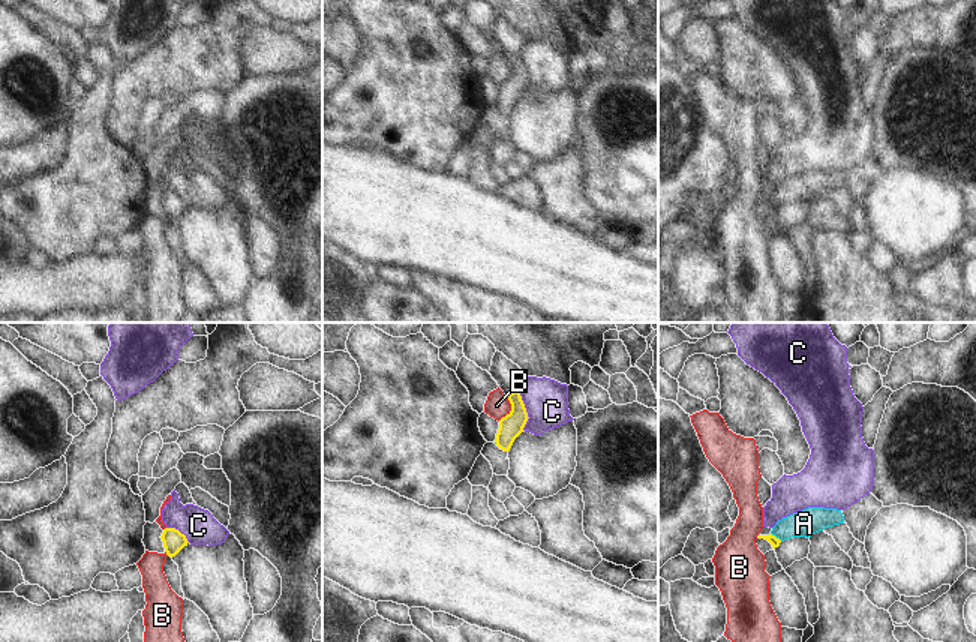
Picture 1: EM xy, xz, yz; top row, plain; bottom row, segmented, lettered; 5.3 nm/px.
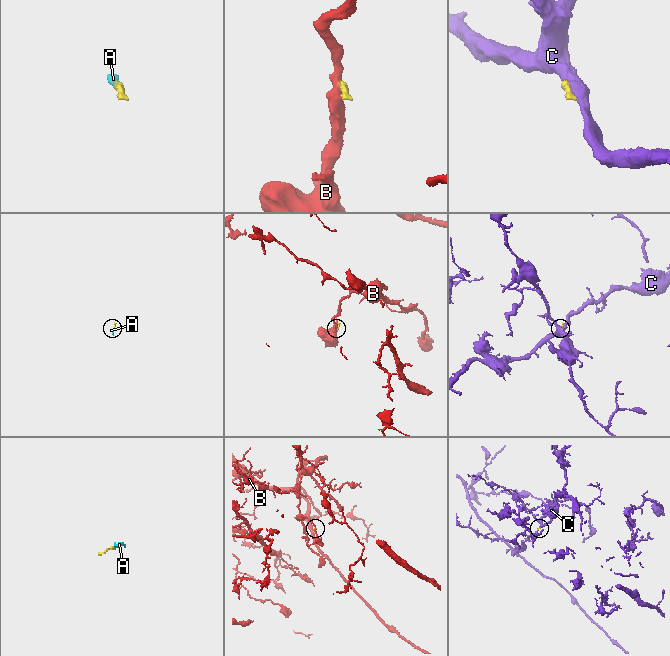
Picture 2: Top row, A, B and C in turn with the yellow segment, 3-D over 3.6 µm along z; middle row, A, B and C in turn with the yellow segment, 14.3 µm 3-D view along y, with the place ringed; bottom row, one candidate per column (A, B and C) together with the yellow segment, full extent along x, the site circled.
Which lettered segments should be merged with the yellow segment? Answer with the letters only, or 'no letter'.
A

